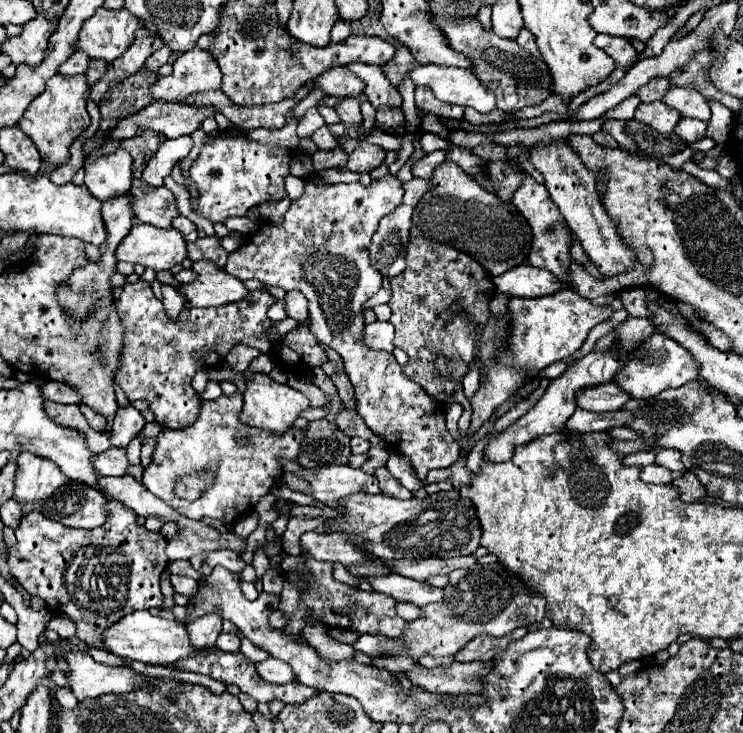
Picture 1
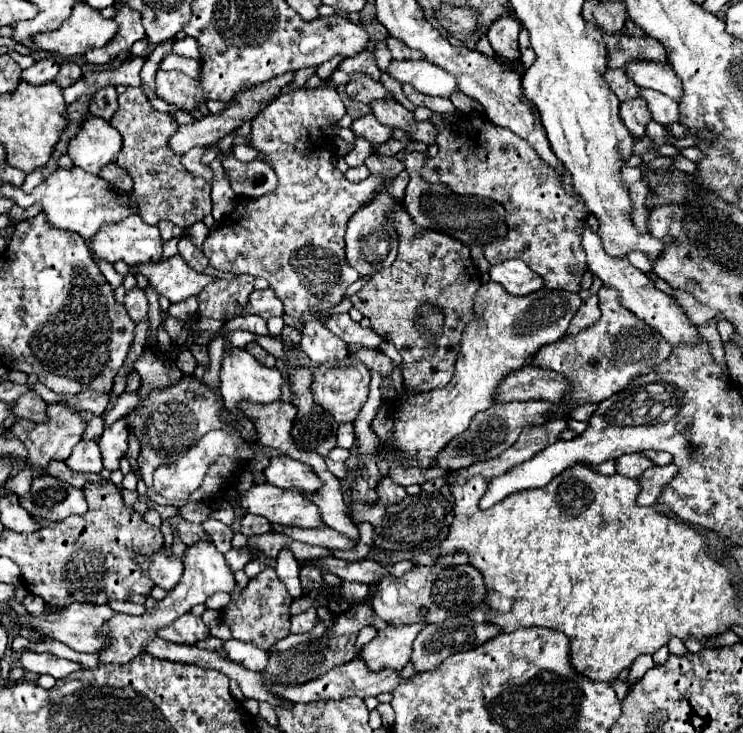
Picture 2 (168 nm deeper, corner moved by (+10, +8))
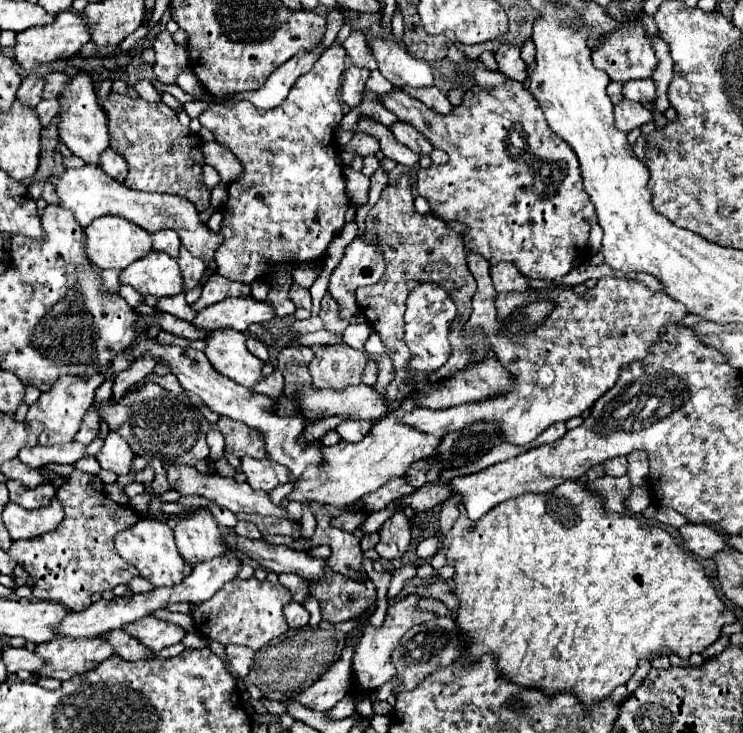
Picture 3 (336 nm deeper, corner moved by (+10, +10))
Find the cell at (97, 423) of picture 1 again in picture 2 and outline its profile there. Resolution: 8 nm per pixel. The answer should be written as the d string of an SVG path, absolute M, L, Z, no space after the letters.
M82 412L84 420L86 420L86 432L84 432L84 440L98 440L104 432L104 418L96 416L92 412Z

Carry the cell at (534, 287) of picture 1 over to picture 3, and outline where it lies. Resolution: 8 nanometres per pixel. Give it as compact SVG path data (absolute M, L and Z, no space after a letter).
M500 262L492 266L490 274L494 280L494 288L498 292L526 292L530 288L528 278L520 274L520 270L512 266L512 262Z

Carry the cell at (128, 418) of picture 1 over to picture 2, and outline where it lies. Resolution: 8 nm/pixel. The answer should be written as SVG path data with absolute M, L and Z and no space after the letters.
M120 418L114 422L110 428L104 430L100 436L100 452L102 452L102 464L106 470L114 472L120 468L120 460L128 452L128 428L126 428L126 418Z

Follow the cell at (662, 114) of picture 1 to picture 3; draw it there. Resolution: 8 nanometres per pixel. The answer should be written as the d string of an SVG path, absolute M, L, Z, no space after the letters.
M622 100L614 106L614 118L616 118L616 126L622 132L630 132L634 128L642 128L644 124L652 122L654 114L644 108L638 102L630 102L630 100Z

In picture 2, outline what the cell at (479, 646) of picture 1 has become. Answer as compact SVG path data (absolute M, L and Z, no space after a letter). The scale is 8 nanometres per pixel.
M466 616L450 618L442 624L426 624L422 628L420 636L416 636L416 640L414 640L414 650L412 650L410 662L416 672L428 672L428 670L434 670L436 666L440 666L448 656L472 650L498 634L500 634L500 628L496 628L494 624L476 624Z

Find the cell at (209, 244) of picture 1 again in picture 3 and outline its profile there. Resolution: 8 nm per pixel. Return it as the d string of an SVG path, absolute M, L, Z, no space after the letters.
M184 246L180 248L178 264L180 264L182 276L184 276L184 290L194 288L194 286L200 282L204 270L206 270L206 264L204 264L200 258L194 258L188 250L184 250Z

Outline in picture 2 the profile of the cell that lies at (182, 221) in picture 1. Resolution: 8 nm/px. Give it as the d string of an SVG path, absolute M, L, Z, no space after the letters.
M162 220L162 222L158 222L158 230L160 230L164 242L168 242L168 240L172 240L172 238L178 238L178 236L184 232L182 228L174 226L170 220Z

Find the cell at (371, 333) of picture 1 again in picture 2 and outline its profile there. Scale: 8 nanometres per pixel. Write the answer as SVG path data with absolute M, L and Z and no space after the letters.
M334 314L324 320L324 326L338 338L342 338L346 344L364 344L368 348L380 346L380 336L376 332L362 328L358 322L350 318L350 314Z

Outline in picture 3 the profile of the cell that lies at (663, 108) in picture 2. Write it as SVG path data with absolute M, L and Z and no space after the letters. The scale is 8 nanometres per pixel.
M630 80L624 84L624 98L632 102L654 102L656 100L656 84L652 80Z

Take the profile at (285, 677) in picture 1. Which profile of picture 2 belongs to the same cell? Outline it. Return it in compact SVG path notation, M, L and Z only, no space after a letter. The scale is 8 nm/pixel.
M230 638L224 644L224 650L232 662L238 662L240 666L244 666L252 672L262 672L268 666L268 652L256 648L250 642L240 642L240 640Z

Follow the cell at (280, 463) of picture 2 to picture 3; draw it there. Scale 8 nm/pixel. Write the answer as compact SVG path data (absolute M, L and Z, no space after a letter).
M242 458L242 472L246 474L246 482L256 488L270 492L276 486L282 486L290 482L290 472L286 466L280 466L268 458L264 460L252 460L252 458Z

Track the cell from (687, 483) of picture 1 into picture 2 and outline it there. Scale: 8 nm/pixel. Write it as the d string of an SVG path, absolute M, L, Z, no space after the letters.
M668 464L668 466L662 466L662 468L652 468L648 472L644 472L638 480L640 480L640 494L638 494L638 506L652 506L656 504L660 492L662 492L662 486L676 476L676 466L674 464Z

